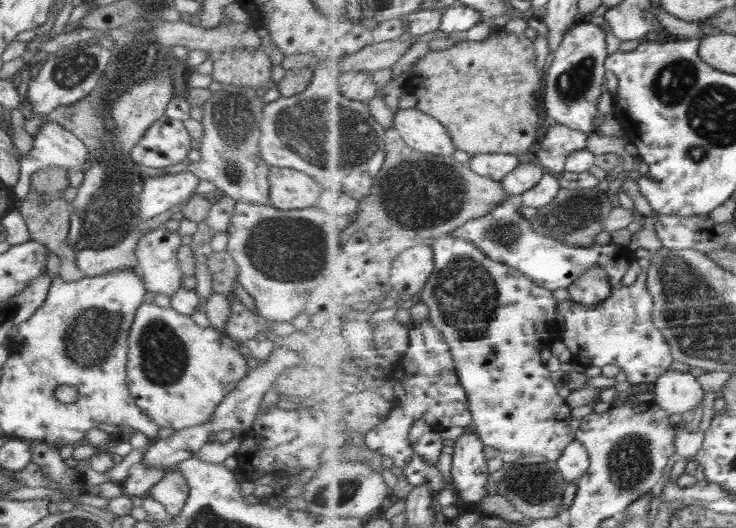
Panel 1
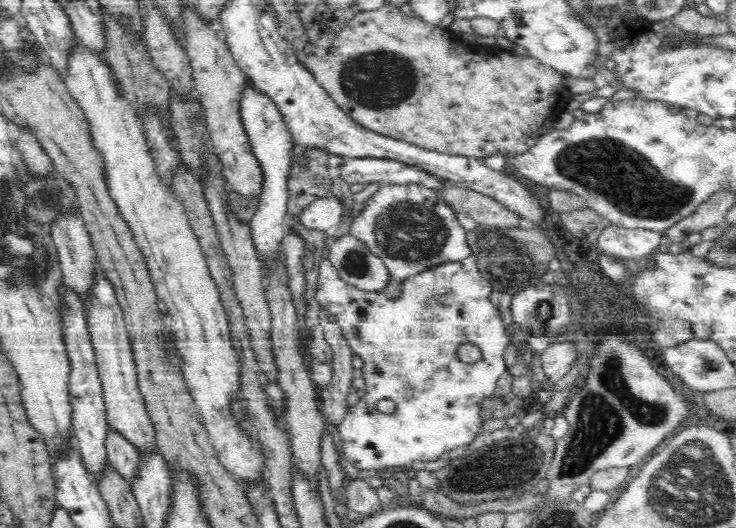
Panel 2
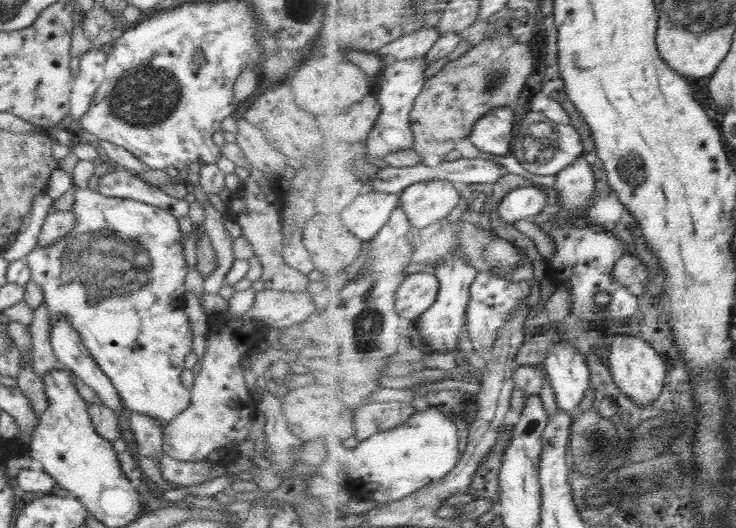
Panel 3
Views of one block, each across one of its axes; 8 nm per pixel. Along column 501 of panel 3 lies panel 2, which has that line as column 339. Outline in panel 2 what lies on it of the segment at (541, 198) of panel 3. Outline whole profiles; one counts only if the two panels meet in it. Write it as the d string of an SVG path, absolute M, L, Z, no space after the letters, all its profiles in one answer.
M326 197L301 210L297 222L304 230L325 231L333 224L338 224L342 212L342 203L336 197Z

